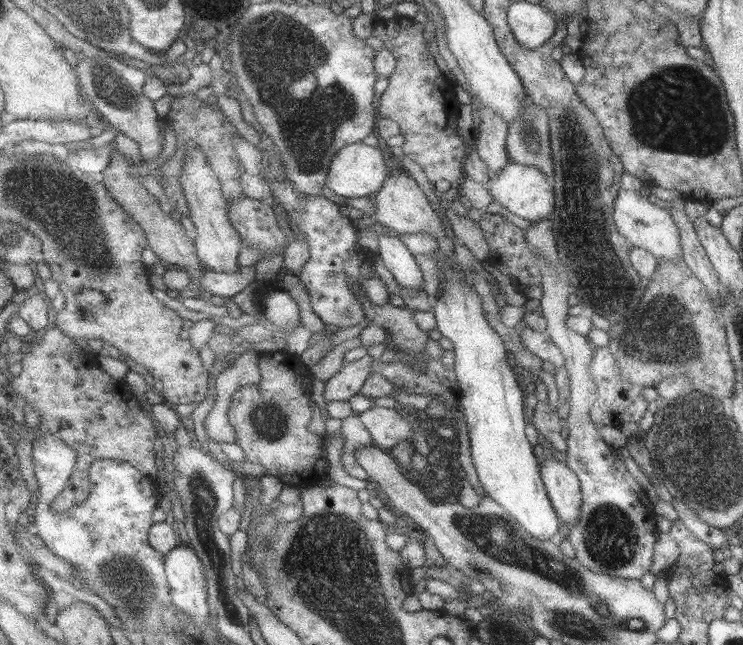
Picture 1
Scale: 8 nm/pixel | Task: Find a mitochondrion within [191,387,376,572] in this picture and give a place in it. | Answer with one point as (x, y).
(270, 423)

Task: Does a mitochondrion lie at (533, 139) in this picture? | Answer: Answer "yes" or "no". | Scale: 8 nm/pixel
yes

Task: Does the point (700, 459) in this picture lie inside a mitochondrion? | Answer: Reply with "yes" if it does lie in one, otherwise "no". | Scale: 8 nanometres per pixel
yes

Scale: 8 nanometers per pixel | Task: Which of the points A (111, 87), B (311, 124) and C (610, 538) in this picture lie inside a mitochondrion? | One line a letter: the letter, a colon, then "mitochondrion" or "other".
A: mitochondrion
B: mitochondrion
C: mitochondrion

